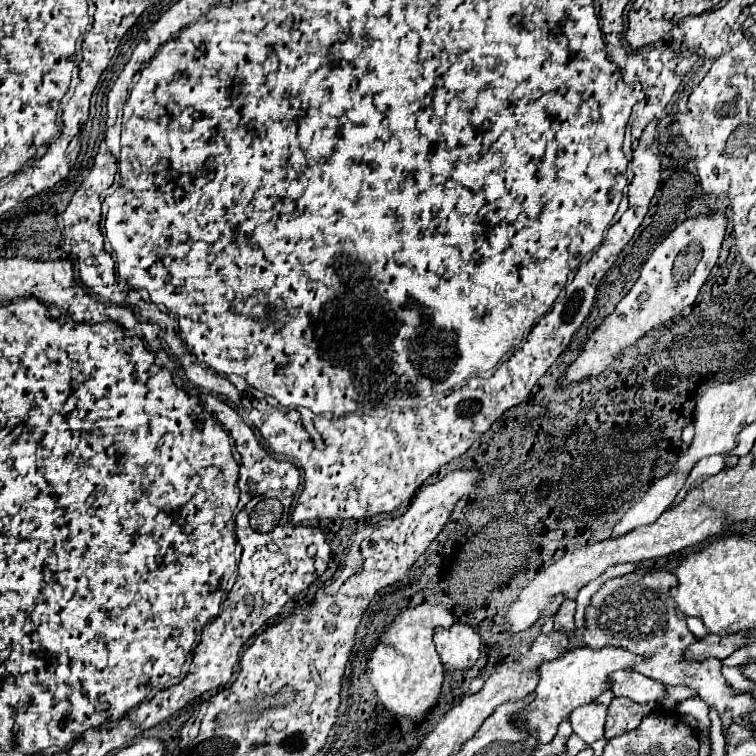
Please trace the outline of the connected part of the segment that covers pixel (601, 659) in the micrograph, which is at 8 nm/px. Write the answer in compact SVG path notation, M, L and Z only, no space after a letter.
M587 646L577 648L577 650L569 650L563 656L559 656L557 660L545 662L539 666L539 684L535 688L535 698L529 706L525 706L523 710L519 710L513 716L513 722L521 724L525 730L529 730L539 744L549 744L555 734L557 734L557 726L569 718L569 714L583 704L593 702L601 692L605 692L607 688L607 676L615 670L625 670L631 668L633 664L643 662L643 656L635 656L627 650L621 648L601 648L601 650L591 650Z

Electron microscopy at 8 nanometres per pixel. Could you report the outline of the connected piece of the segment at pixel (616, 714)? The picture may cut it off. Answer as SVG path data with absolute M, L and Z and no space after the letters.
M613 698L613 702L607 708L607 724L605 724L605 738L615 738L623 732L635 730L641 724L641 718L649 712L655 710L653 702L647 704L637 704L633 700L619 700Z

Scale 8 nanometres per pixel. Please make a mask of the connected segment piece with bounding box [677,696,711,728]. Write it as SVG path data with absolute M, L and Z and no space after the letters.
M697 696L697 698L691 698L691 700L683 700L677 704L677 712L681 714L691 714L691 716L697 716L699 720L699 728L709 728L709 708L707 704L703 704L703 700Z

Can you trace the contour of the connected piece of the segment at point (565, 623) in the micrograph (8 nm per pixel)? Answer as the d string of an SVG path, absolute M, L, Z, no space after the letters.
M569 598L563 600L561 608L559 608L557 614L553 616L553 618L555 618L555 630L565 628L565 632L571 634L573 628L575 628L575 624L573 624L573 614L575 614L575 600L569 600Z

